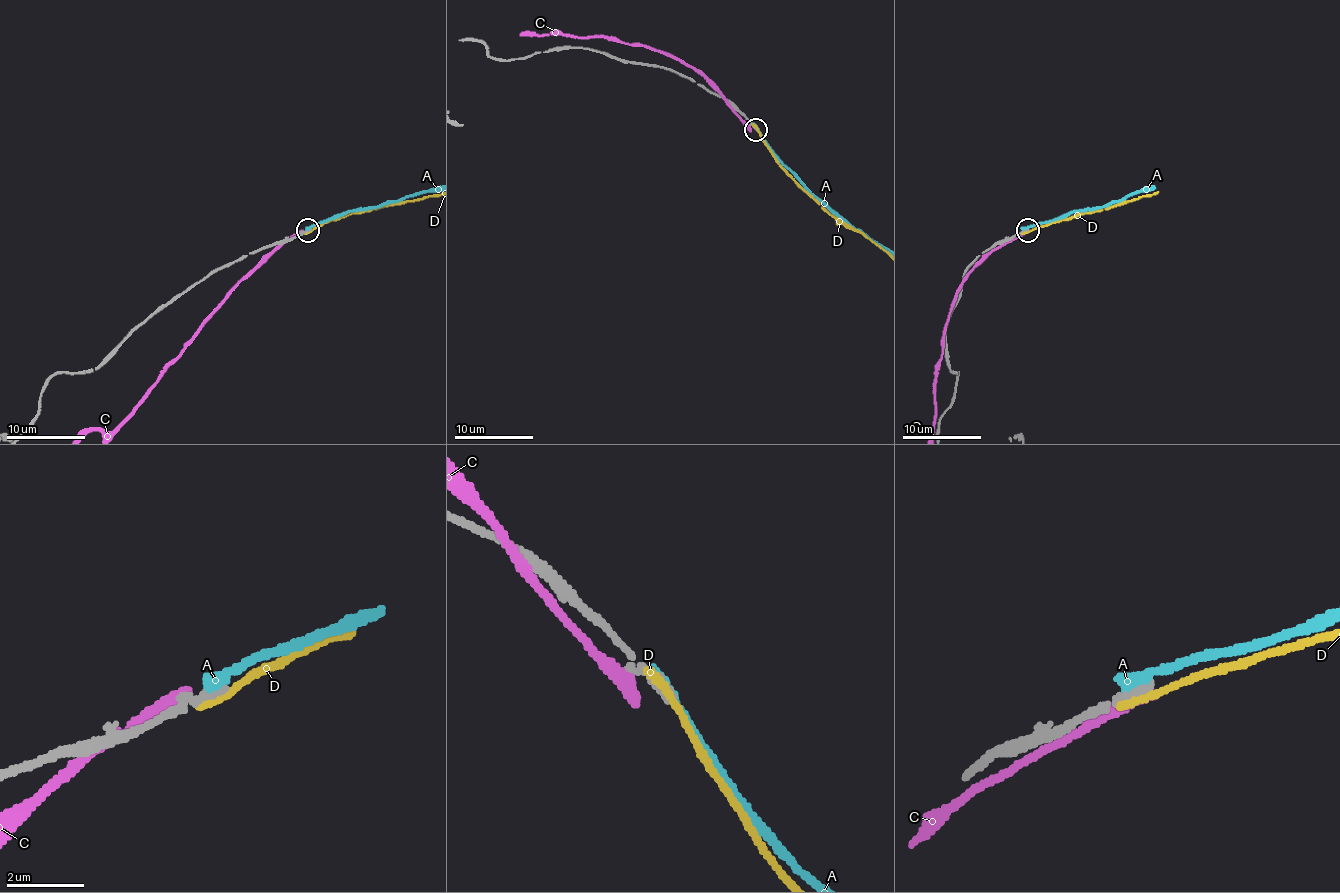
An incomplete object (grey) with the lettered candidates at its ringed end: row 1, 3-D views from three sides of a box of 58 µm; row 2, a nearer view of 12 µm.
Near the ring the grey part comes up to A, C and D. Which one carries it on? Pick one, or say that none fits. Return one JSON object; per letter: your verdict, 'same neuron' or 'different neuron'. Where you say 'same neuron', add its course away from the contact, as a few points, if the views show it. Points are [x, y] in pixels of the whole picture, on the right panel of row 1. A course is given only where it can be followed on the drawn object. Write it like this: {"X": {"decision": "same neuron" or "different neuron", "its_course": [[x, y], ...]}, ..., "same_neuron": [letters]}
{"A": {"decision": "different neuron"}, "C": {"decision": "different neuron"}, "D": {"decision": "different neuron"}, "same_neuron": []}

